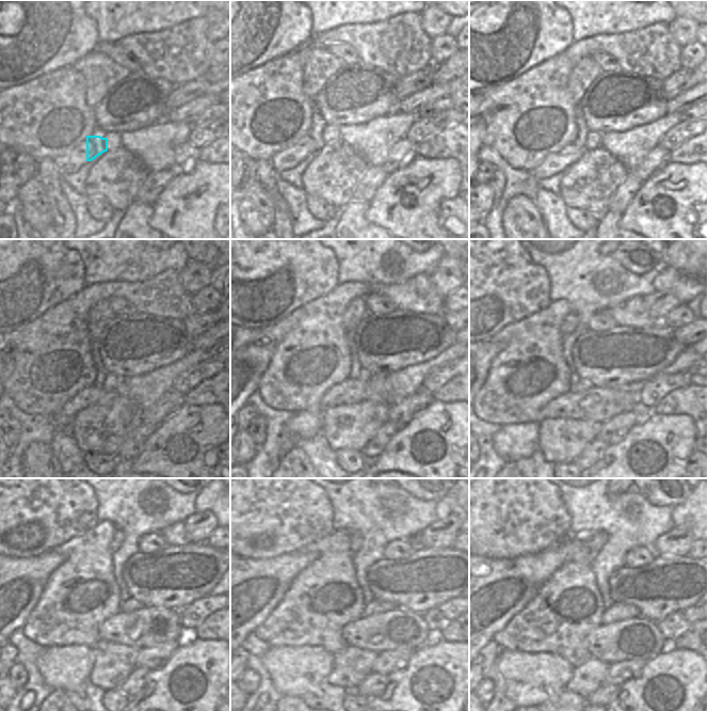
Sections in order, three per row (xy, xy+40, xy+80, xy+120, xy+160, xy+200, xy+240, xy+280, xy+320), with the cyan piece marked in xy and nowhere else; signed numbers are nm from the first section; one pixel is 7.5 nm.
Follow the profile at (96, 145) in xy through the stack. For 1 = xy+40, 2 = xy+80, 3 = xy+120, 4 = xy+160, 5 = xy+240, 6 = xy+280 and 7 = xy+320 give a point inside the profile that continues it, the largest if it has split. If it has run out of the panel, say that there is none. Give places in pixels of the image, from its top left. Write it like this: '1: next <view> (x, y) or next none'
1: next xy+40 (318, 162)
2: next xy+80 (557, 162)
3: next xy+120 (109, 382)
4: next xy+160 (353, 384)
5: next xy+240 (149, 627)
6: next xy+280 (399, 628)
7: next xy+320 (639, 638)

